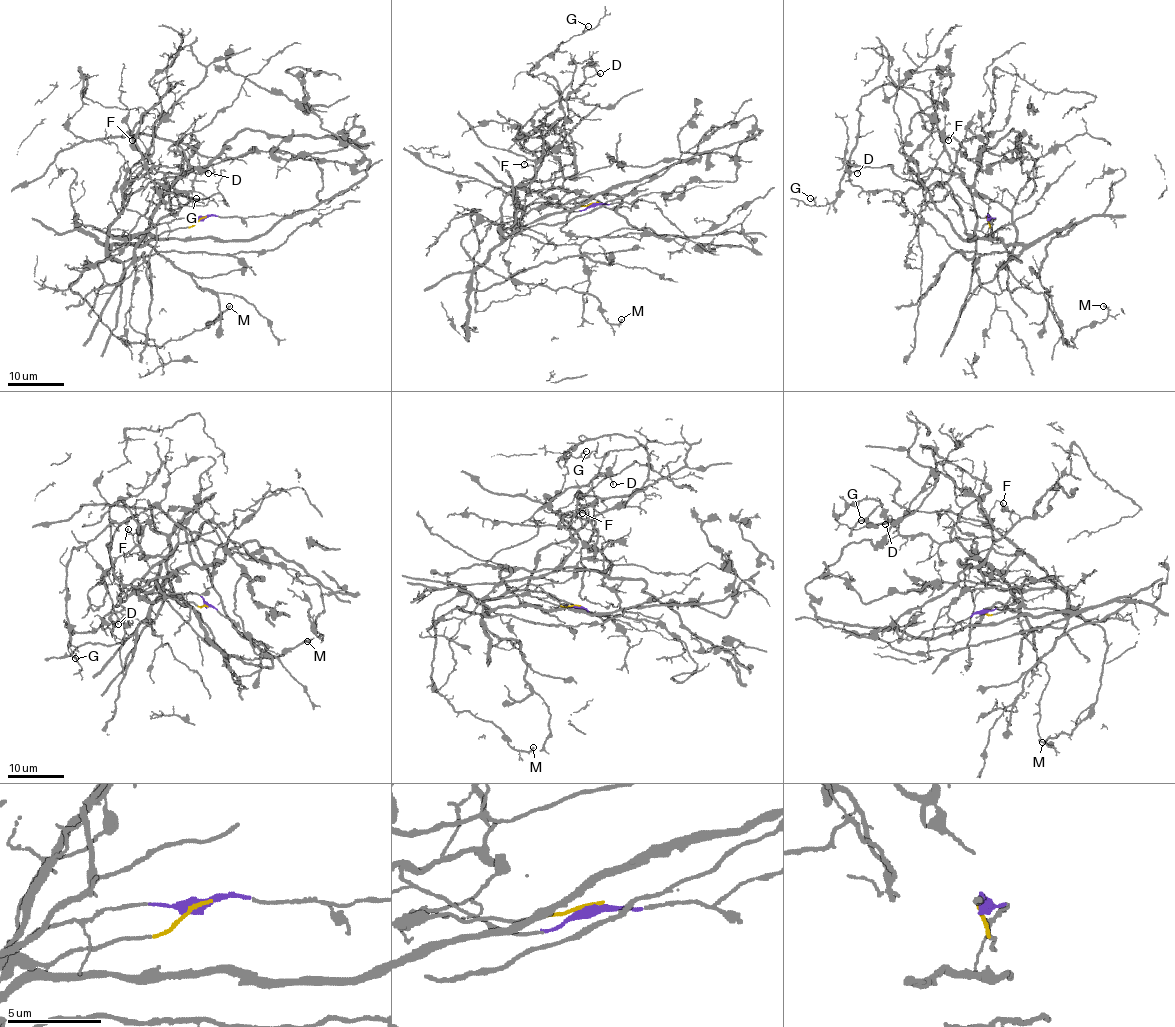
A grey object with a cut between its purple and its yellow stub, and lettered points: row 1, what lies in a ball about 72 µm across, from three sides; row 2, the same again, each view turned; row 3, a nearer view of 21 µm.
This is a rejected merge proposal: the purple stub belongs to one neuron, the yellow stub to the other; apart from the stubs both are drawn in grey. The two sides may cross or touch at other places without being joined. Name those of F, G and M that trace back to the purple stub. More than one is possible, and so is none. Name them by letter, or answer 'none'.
G

